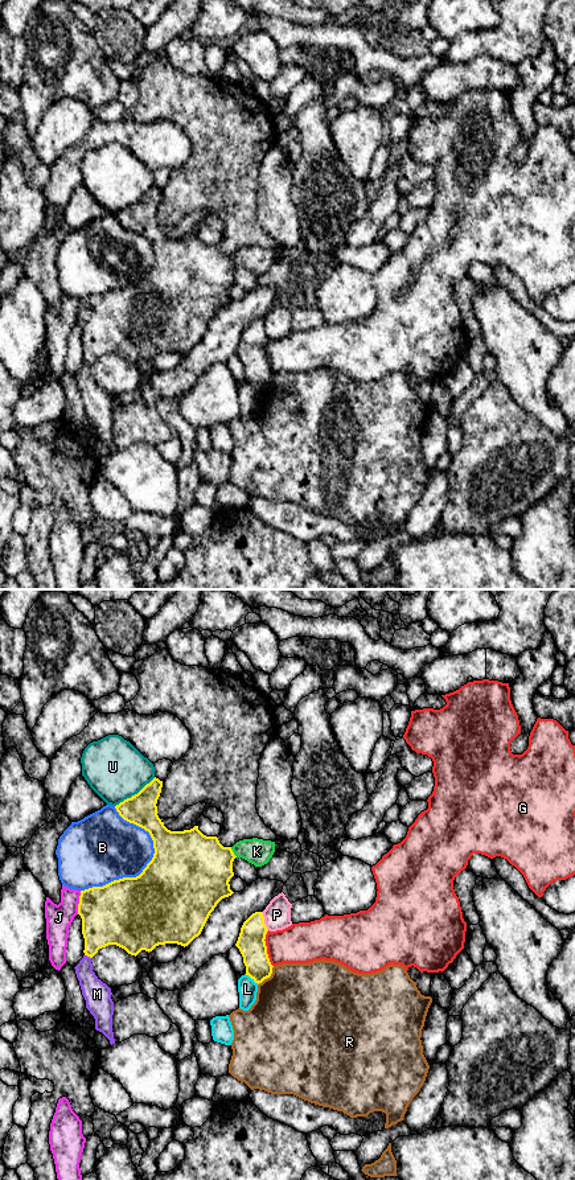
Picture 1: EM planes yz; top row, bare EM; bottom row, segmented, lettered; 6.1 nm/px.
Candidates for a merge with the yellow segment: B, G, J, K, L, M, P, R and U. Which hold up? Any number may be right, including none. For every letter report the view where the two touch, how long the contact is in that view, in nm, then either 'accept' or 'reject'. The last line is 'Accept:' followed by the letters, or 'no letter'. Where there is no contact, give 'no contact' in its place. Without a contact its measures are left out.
B: meets yellow in yz; contact 550 nm long; reject
G: meets yellow in yz; contact 220 nm long; reject
J: meets yellow in yz; contact 150 nm long; reject
K: meets yellow in yz; contact 80 nm long; reject
L: meets yellow in yz; contact 110 nm long; reject
M: meets yellow in yz; contact 50 nm long; reject
P: meets yellow in yz; contact 120 nm long; reject
R: meets yellow in yz; contact 160 nm long; reject
U: meets yellow in yz; contact 300 nm long; reject
Accept: no letter

